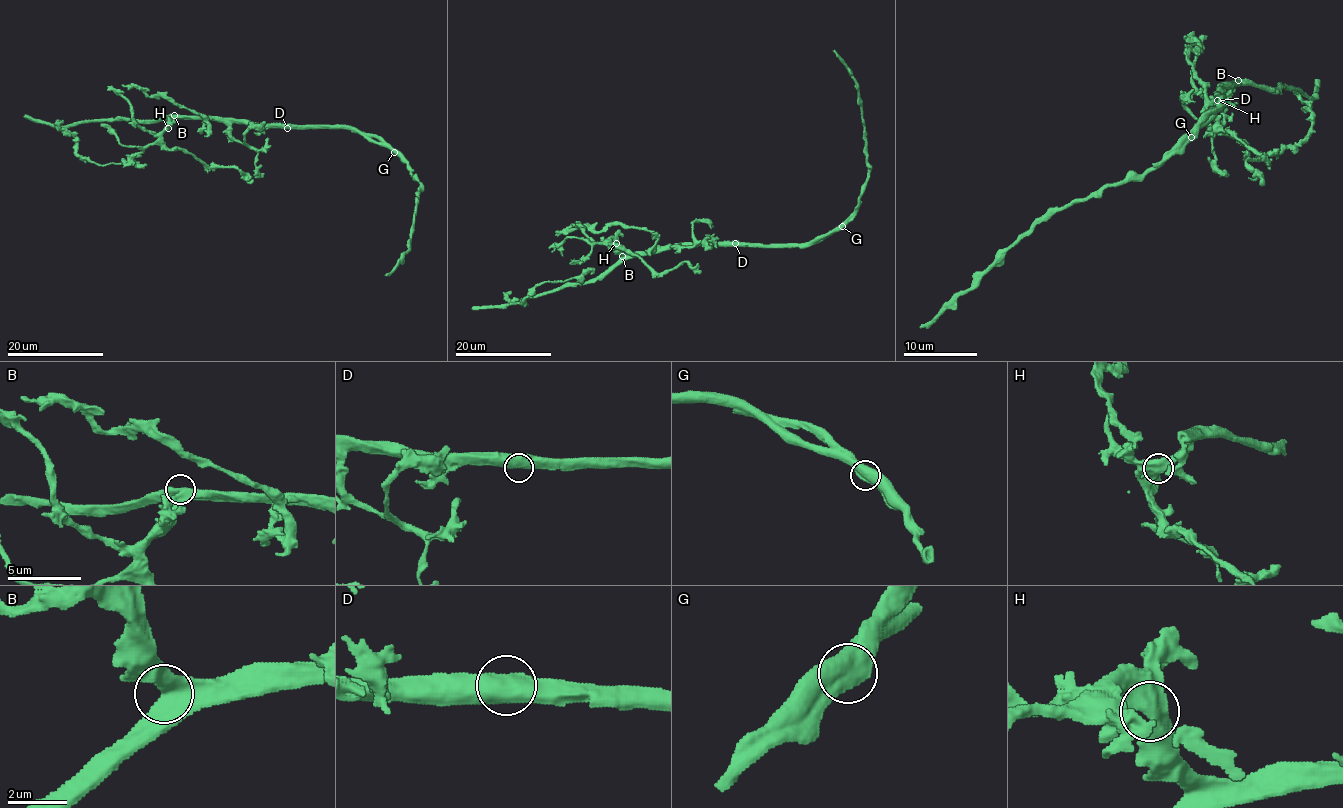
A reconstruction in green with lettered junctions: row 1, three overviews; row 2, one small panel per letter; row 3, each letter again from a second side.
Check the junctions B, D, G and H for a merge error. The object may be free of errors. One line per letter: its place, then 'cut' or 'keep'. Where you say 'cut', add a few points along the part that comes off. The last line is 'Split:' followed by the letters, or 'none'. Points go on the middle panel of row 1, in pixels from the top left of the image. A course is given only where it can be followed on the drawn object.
B: at (622, 256); keep
D: at (735, 243); keep
G: at (842, 226); cut; foreign part runs (842, 226), (799, 248)
H: at (616, 243); keep
Split: G

